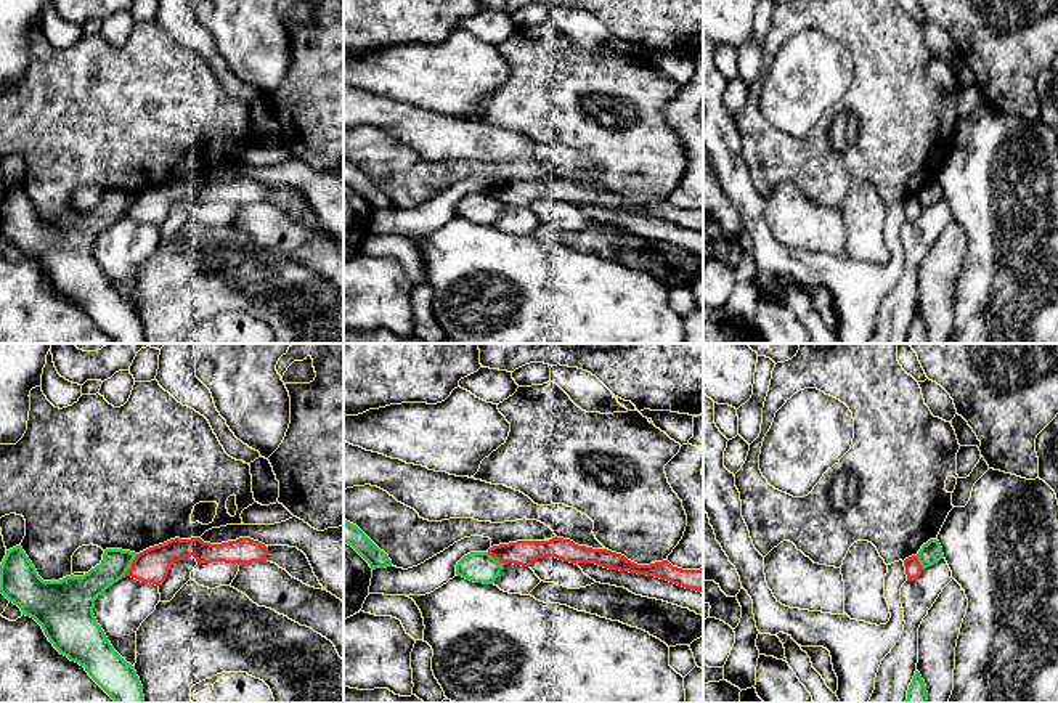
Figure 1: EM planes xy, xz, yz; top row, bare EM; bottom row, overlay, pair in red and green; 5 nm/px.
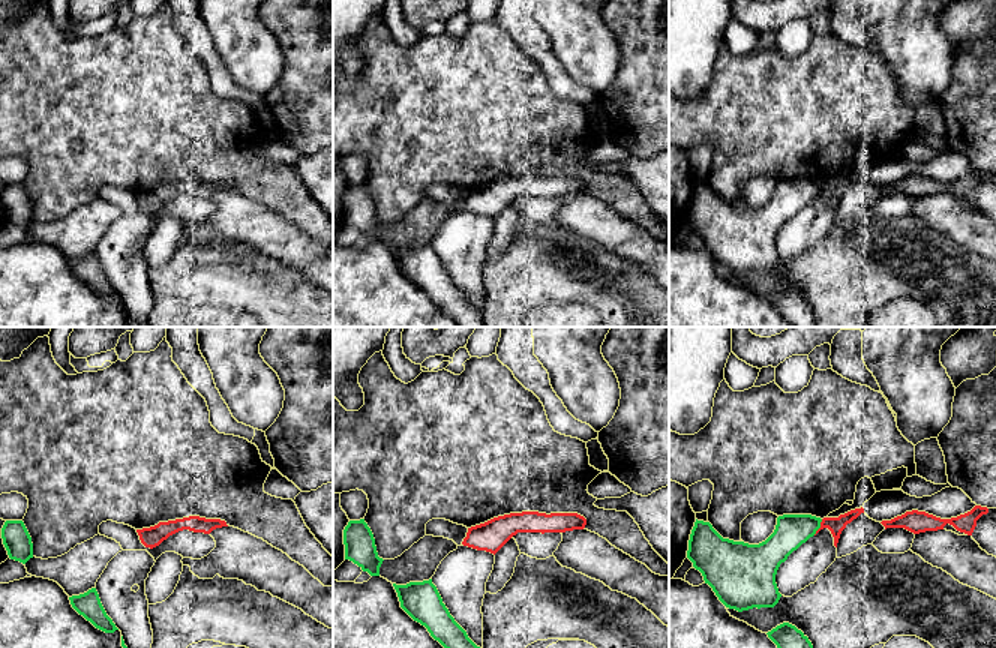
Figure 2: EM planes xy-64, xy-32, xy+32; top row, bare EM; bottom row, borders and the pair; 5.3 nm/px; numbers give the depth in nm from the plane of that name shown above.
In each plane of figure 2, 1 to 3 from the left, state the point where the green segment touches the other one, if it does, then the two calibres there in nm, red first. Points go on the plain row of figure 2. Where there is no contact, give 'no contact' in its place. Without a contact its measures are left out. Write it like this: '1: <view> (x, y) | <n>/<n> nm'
1: no contact
2: no contact
3: xy+32 (821, 191) | 90/180 nm

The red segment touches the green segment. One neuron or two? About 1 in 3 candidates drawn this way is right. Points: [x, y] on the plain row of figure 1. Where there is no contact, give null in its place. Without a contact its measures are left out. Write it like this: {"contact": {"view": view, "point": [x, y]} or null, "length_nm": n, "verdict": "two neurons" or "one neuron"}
{"contact": {"view": "xy", "point": [130, 206]}, "length_nm": 130, "verdict": "two neurons"}

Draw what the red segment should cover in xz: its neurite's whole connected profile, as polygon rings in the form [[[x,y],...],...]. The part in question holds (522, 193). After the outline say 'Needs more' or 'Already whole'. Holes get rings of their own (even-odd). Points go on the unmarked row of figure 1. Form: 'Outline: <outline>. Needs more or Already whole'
Outline: [[[557,177],[549,181],[517,181],[493,186],[488,189],[488,194],[504,205],[514,204],[522,207],[530,207],[535,201],[543,197],[555,197],[575,205],[596,204],[608,210],[655,217],[703,234],[703,209],[682,210],[673,207],[668,201],[637,205],[621,194],[607,189],[578,186],[570,180]]]. Already whole

